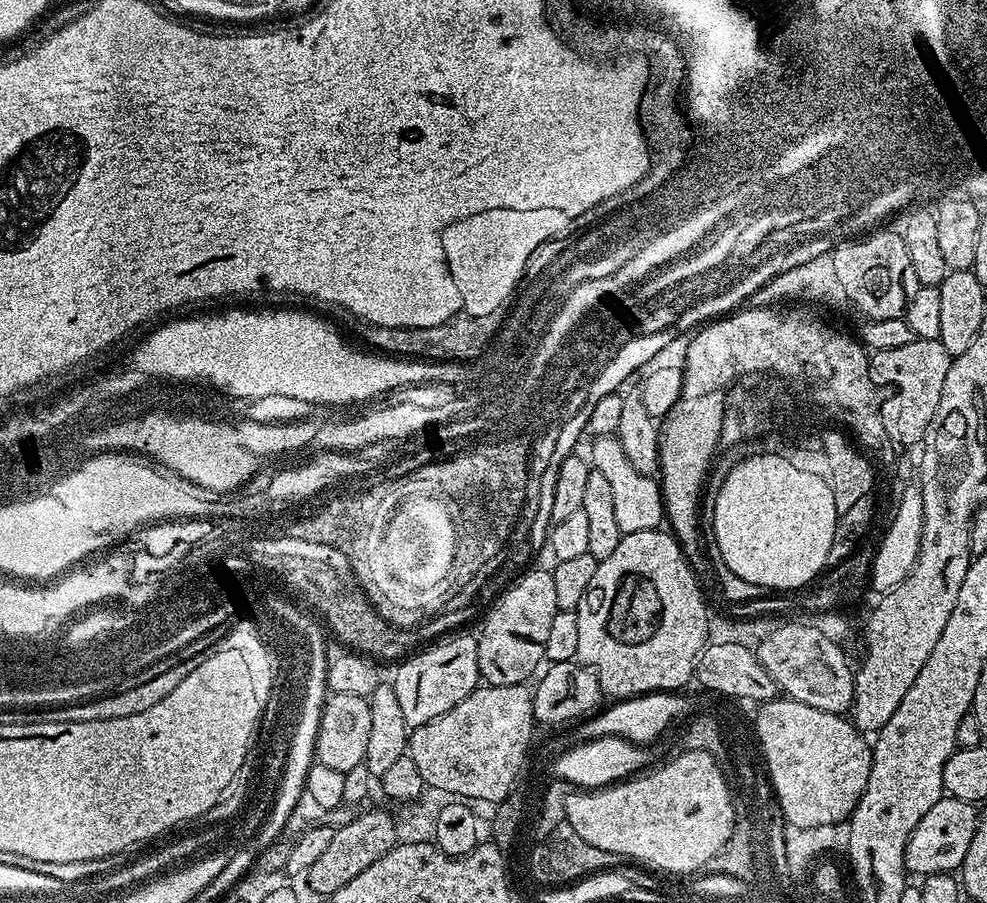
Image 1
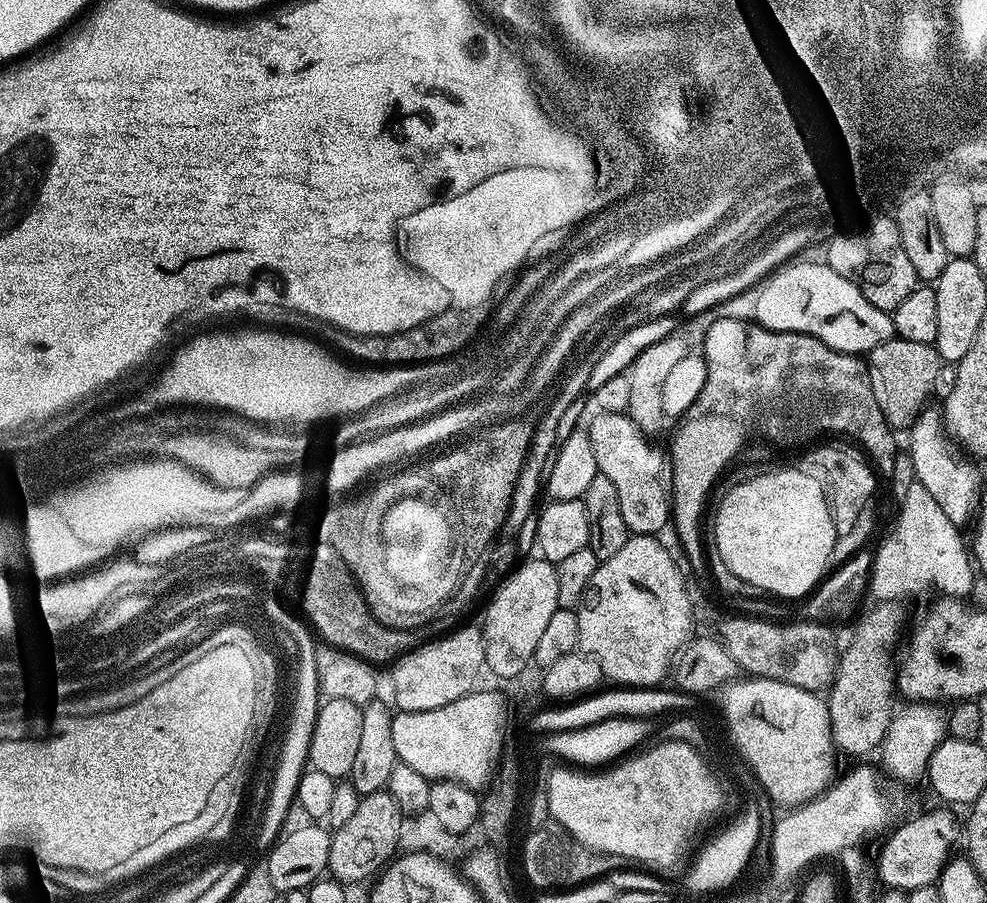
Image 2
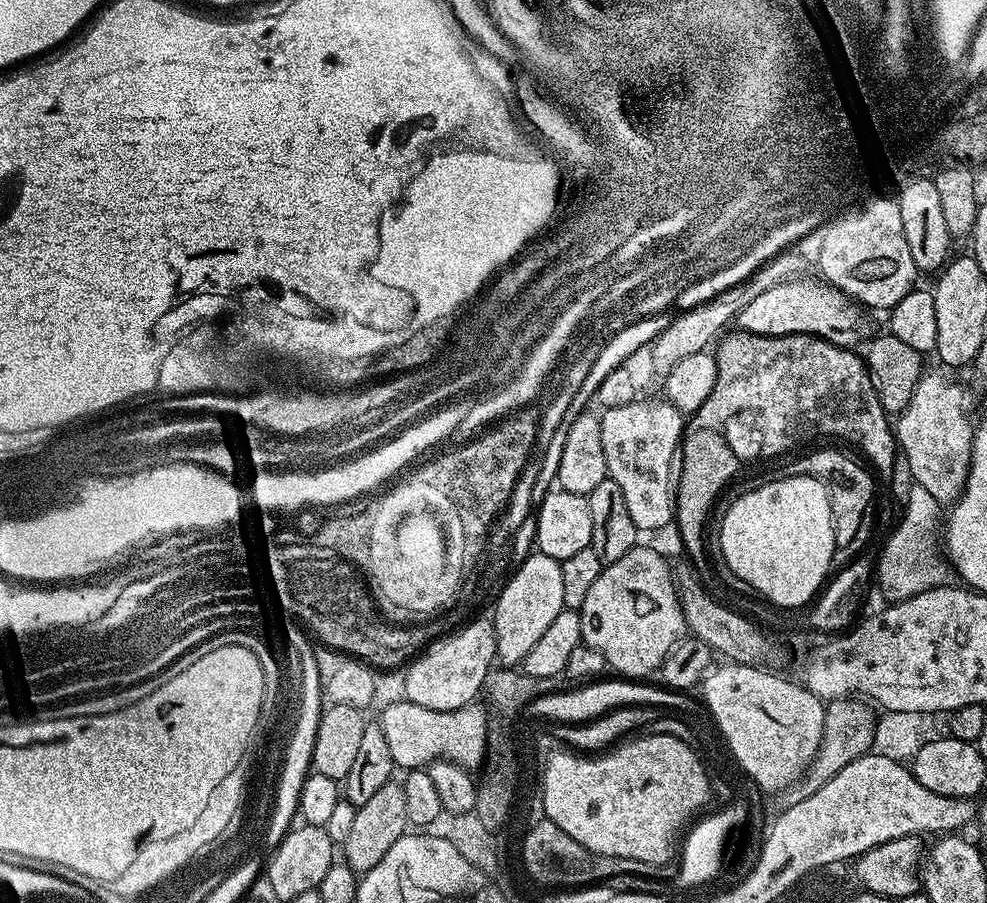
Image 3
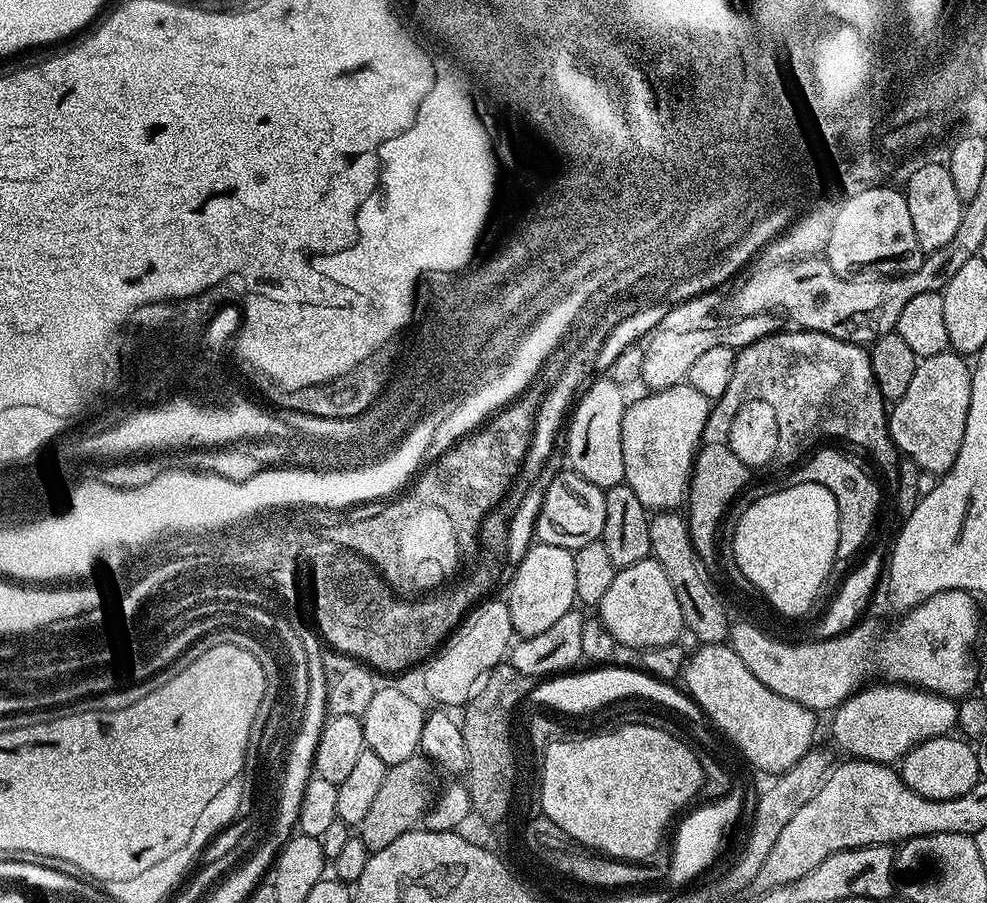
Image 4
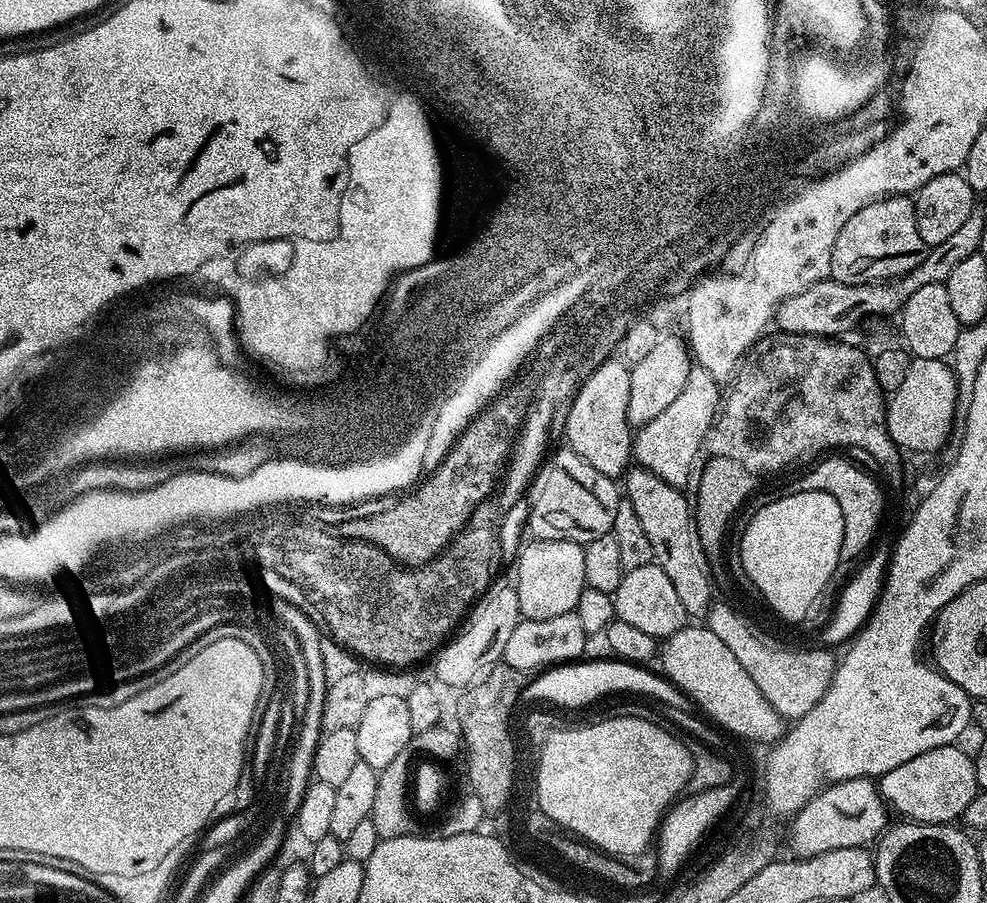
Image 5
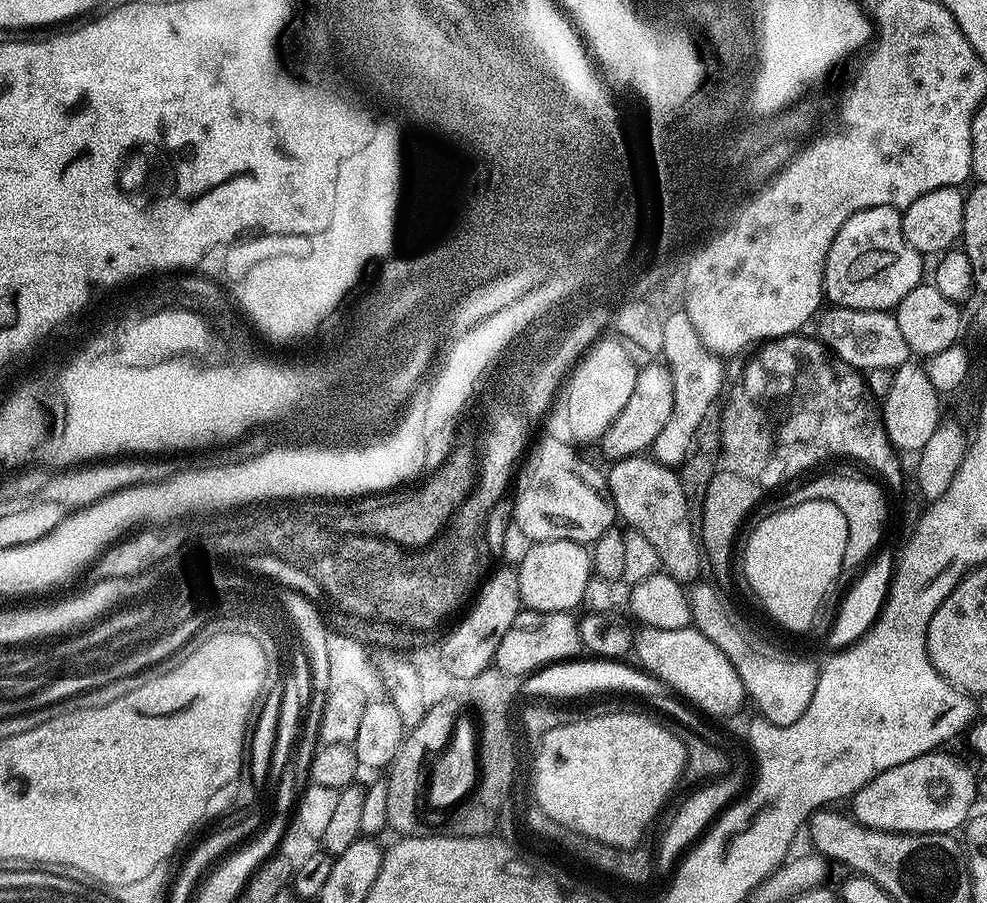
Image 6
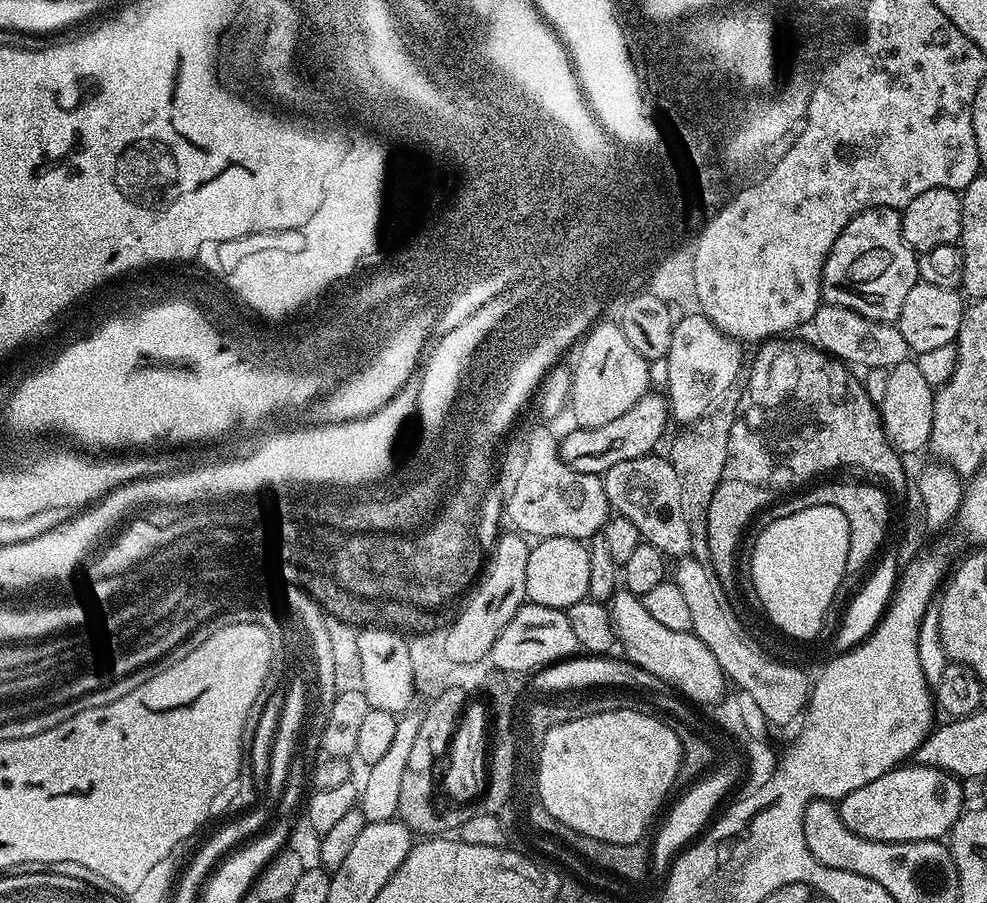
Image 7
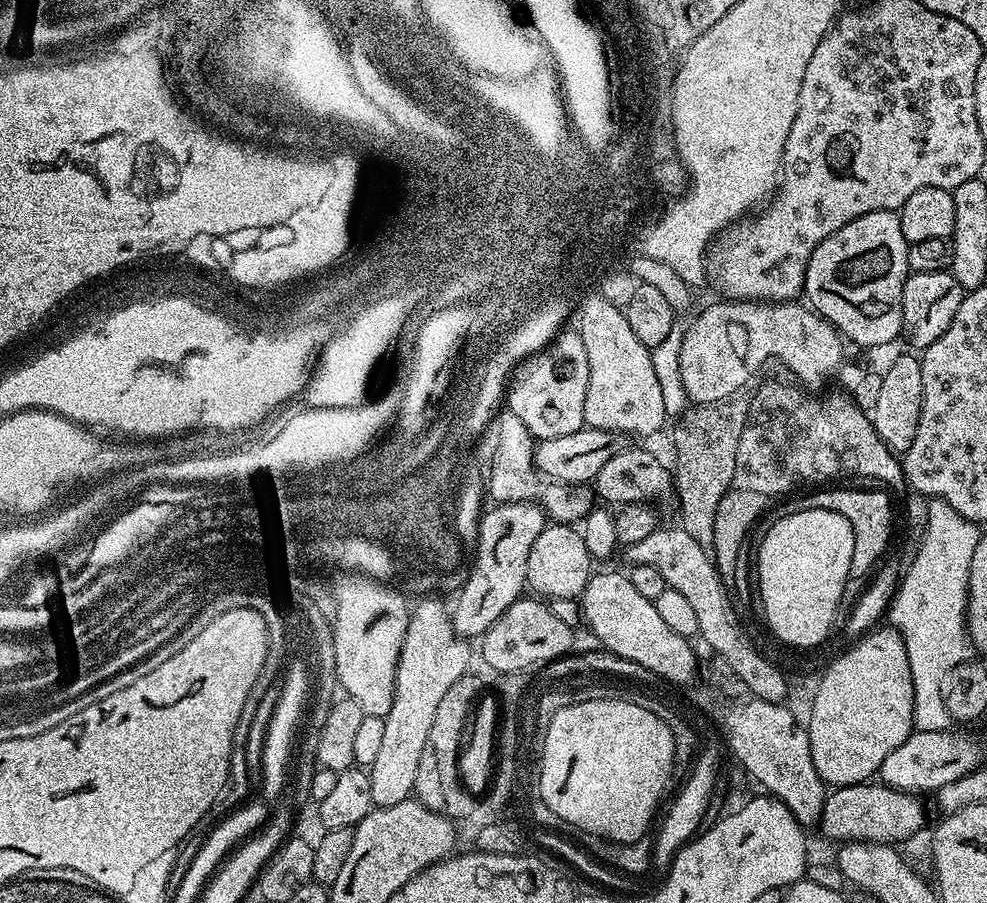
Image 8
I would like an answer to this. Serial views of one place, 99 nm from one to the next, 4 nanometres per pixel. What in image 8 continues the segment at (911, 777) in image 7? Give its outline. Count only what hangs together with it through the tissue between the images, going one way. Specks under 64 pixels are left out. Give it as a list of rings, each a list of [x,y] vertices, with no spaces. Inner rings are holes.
[[[879,782],[851,784],[833,787],[825,795],[818,825],[828,840],[851,842],[864,840],[867,844],[899,845],[899,840],[908,840],[924,824],[924,804],[919,795],[911,792],[895,792]]]

